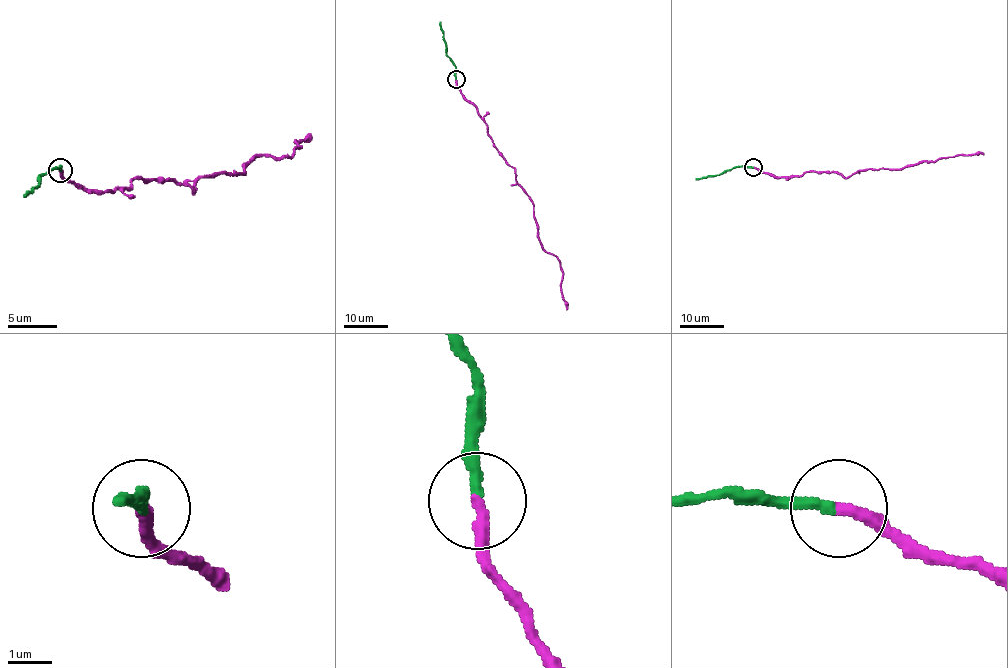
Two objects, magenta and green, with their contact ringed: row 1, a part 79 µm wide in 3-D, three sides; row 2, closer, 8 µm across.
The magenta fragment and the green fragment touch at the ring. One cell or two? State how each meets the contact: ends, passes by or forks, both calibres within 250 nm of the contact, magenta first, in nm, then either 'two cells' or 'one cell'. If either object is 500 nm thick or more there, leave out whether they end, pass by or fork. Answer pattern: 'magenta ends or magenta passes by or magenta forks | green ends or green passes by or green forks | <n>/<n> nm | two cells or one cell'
magenta ends | green ends | 280/260 nm | one cell

